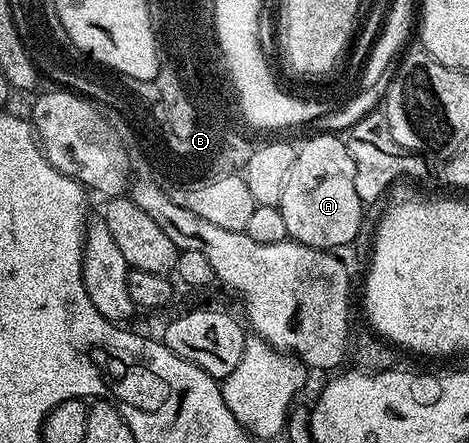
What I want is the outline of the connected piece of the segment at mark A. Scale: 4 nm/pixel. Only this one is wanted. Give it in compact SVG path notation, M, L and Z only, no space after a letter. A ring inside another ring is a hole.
M316 133L313 136L313 139L308 139L296 147L294 165L290 165L290 173L286 173L286 185L282 189L279 209L286 220L288 238L302 245L321 249L344 249L347 248L344 247L347 243L357 242L366 211L365 204L361 203L358 197L358 189L354 189L354 161L339 134Z

